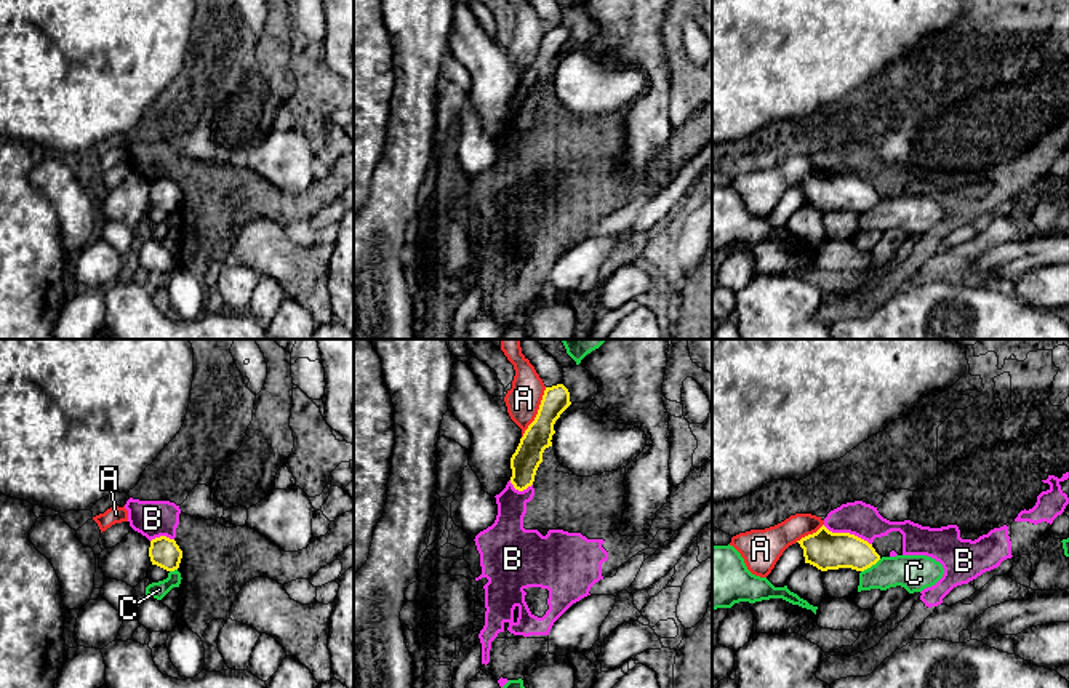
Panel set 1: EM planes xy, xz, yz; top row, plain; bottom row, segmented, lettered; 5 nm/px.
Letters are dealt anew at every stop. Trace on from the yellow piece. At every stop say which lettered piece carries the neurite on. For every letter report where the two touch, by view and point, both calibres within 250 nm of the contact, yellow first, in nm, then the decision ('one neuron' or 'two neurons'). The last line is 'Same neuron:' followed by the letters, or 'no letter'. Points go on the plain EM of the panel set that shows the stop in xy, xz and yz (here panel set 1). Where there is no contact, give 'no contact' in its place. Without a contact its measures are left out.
A: meets yellow in xz at (538, 55); 140 nm thick on the yellow side, 170 nm on the other; two neurons
B: meets yellow in yz at (847, 175); 190 nm thick on the yellow side, 170 nm on the other; two neurons
C: meets yellow in yz at (871, 207); 190 nm thick on the yellow side, 180 nm on the other; two neurons
Same neuron: no letter

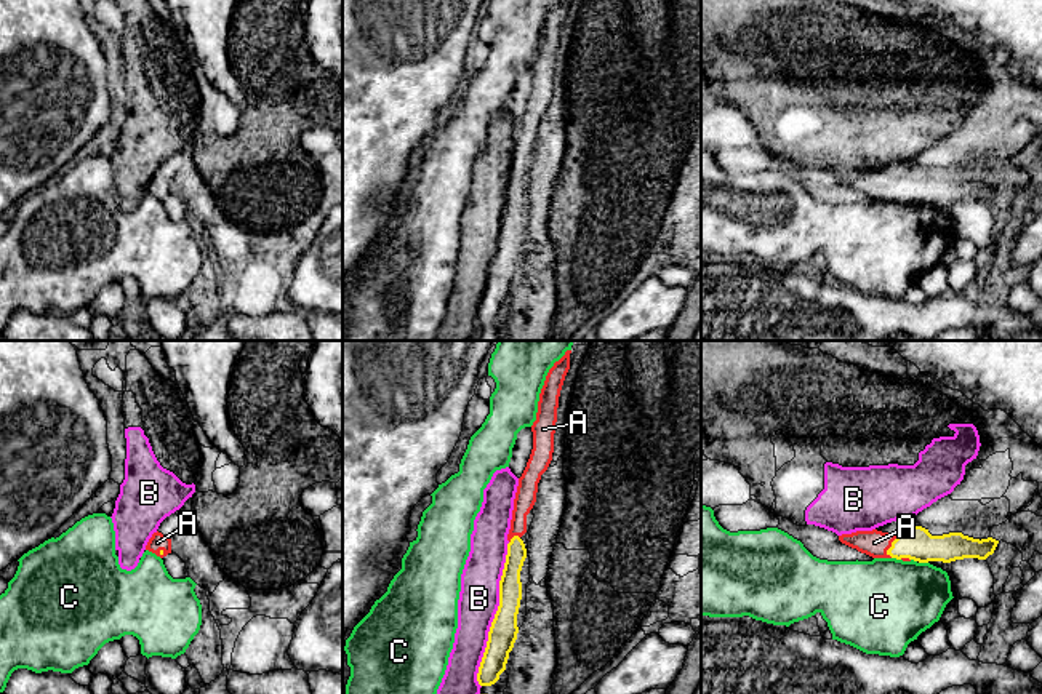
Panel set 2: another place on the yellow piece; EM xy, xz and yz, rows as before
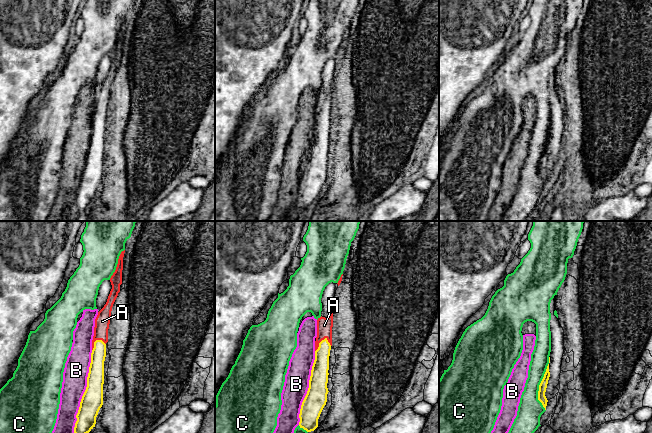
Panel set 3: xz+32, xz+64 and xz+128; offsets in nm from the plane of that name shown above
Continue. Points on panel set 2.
A: meets yellow in yz at (890, 189); 170 nm thick on the yellow side, 130 nm on the other; one neuron
B: meets yellow in xz at (495, 256); 140 nm thick on the yellow side, 200 nm on the other; two neurons
C: meets yellow in yz at (897, 200); 170 nm thick on the yellow side, 460 nm on the other; two neurons
Same neuron: A

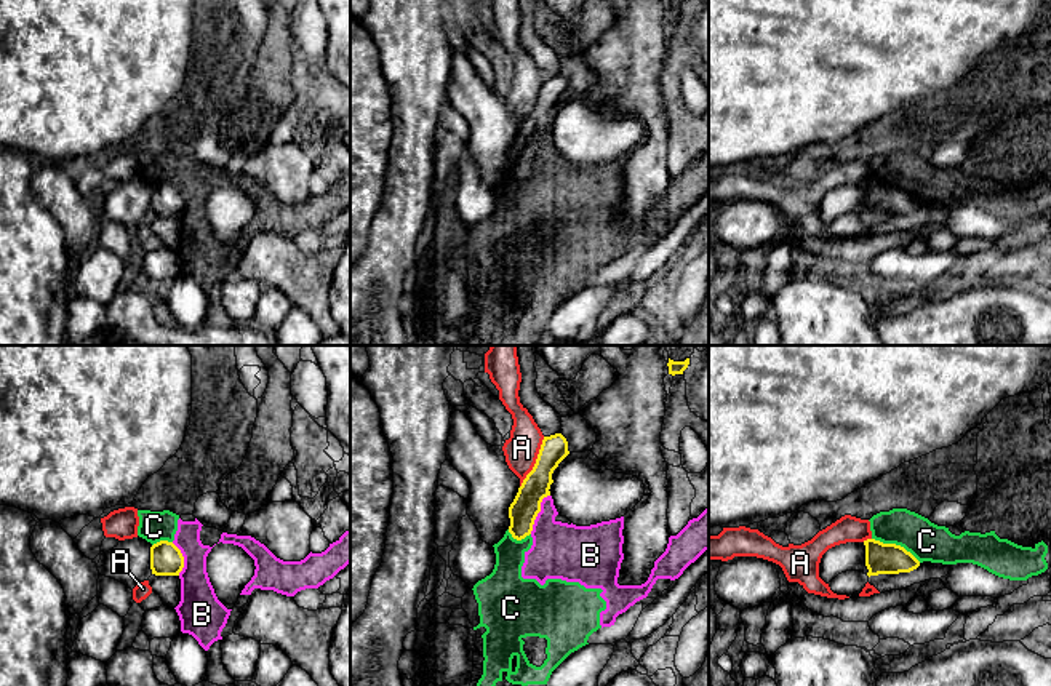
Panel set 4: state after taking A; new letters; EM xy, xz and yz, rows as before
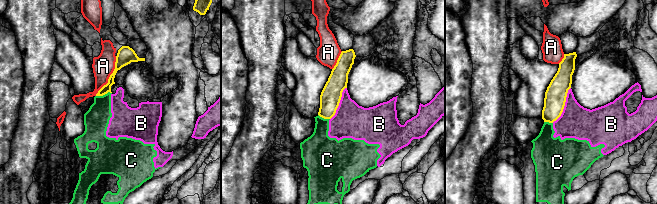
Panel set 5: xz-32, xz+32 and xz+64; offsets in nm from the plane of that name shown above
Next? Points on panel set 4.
A: meets yellow in xz at (536, 104); 140 nm thick on the yellow side, 170 nm on the other; two neurons
B: meets yellow in xz at (538, 154); 140 nm thick on the yellow side, 280 nm on the other; two neurons
C: meets yellow in yz at (895, 186); 160 nm thick on the yellow side, 190 nm on the other; two neurons
Same neuron: no letter

